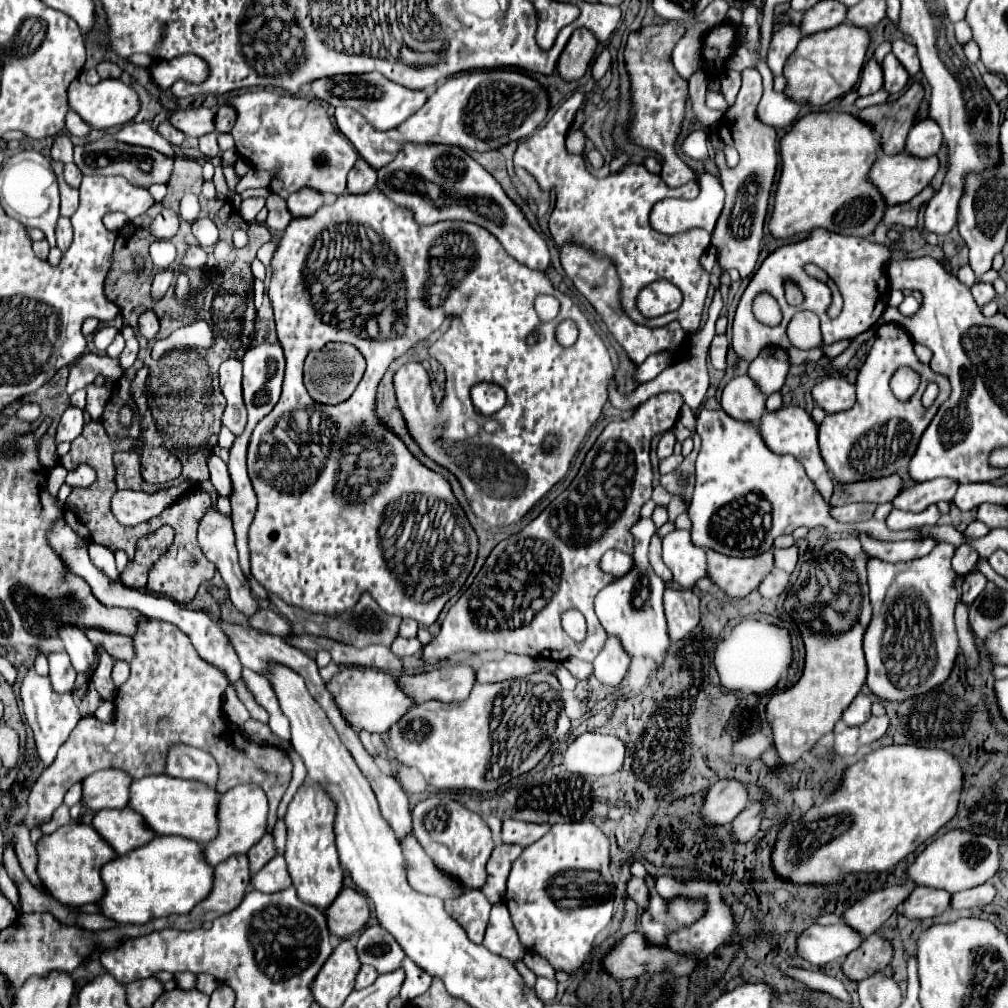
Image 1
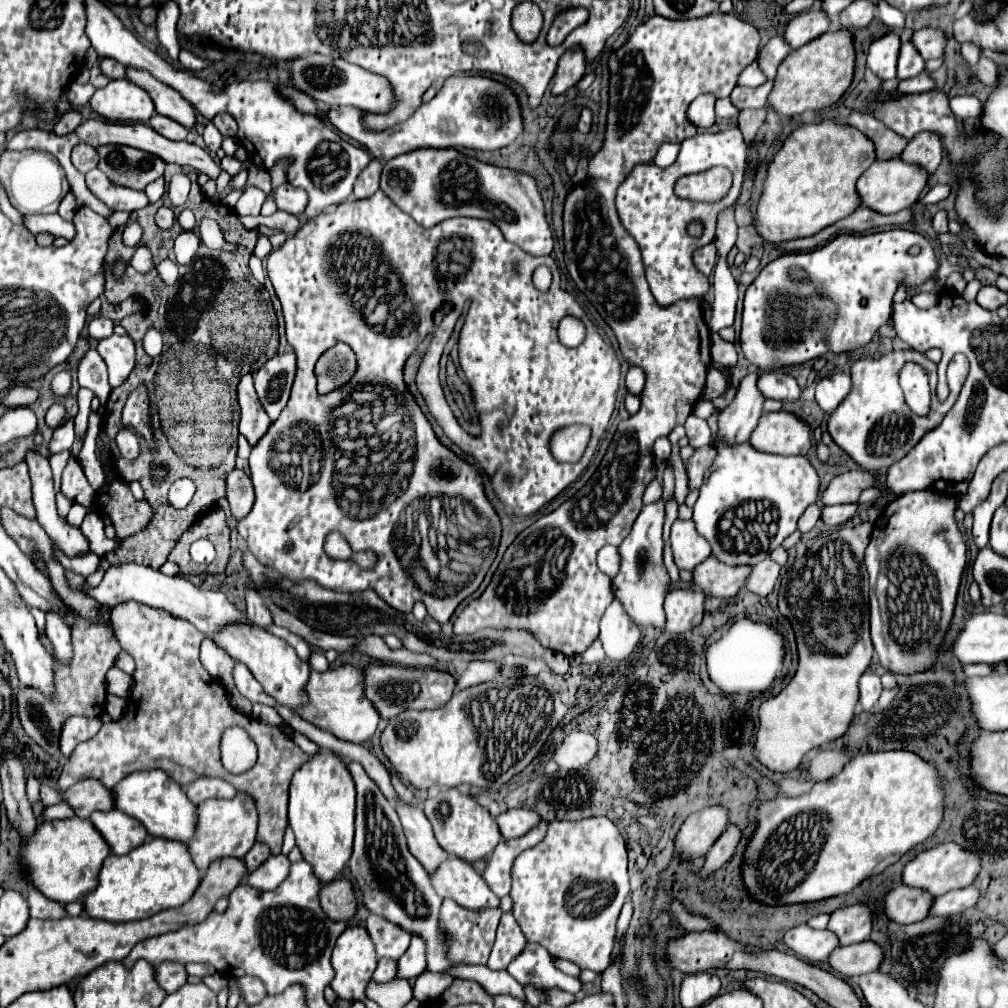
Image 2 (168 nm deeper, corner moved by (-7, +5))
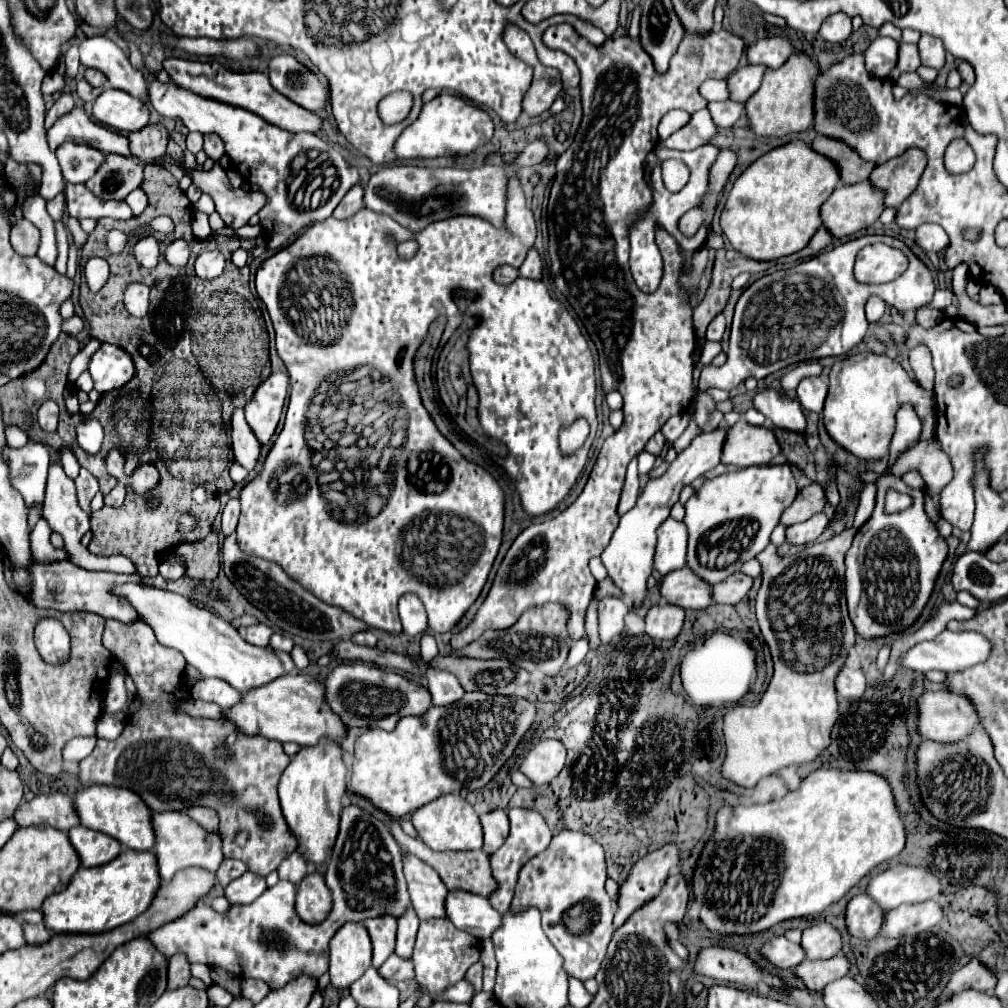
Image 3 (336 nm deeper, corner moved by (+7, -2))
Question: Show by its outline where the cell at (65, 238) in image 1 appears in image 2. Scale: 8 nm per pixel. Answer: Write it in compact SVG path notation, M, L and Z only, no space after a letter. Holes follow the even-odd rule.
M68 192L66 194L66 198L60 202L60 208L58 208L58 214L64 218L64 220L72 220L74 218L74 212L76 212L76 200L74 200L74 196L72 196L72 192Z

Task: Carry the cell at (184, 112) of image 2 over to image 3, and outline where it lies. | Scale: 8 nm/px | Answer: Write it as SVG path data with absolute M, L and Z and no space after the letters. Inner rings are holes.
M88 37L80 43L80 63L102 71L110 87L122 89L138 99L146 99L148 89L140 71L136 71L124 51L108 37Z

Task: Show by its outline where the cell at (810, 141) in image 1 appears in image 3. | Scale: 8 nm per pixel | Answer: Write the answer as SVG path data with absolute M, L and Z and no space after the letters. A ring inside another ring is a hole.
M790 141L782 147L772 149L770 153L762 155L756 159L732 185L720 225L722 233L730 241L730 245L740 251L744 257L754 259L754 261L776 261L782 257L788 257L808 245L812 235L818 231L822 225L820 221L820 205L828 199L828 195L834 191L838 185L840 175L836 171L836 165L832 165L830 159L824 159L820 153L812 151L806 143L802 141Z

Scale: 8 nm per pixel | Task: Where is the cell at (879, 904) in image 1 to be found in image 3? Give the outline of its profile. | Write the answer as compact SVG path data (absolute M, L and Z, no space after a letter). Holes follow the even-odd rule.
M816 923L804 929L800 947L806 959L830 959L842 951L842 939L830 923Z

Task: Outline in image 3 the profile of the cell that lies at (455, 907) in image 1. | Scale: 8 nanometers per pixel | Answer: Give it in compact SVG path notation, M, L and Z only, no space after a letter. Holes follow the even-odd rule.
M450 919L420 921L412 961L414 961L416 981L426 987L432 999L438 997L442 991L446 991L450 985L456 985L460 979L464 979L468 967L476 963L478 957L480 957L480 941L468 935L466 931L456 929Z

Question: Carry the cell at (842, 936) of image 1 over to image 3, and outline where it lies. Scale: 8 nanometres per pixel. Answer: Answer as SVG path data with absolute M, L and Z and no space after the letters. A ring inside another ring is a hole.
M774 937L766 941L760 949L760 955L776 969L794 969L804 961L804 951L798 943L790 943L786 937Z

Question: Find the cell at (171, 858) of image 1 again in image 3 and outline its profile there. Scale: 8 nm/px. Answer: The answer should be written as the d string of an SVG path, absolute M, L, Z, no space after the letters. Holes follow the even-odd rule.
M124 849L116 859L106 865L84 869L70 879L68 889L50 895L44 905L44 925L54 935L70 933L104 933L114 927L120 927L140 913L144 913L156 891L160 887L156 855L152 851L128 851Z

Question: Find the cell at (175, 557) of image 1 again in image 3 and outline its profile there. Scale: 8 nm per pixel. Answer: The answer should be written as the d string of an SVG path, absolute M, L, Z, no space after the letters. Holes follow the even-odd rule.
M212 531L204 541L178 545L164 560L182 557L188 563L186 575L199 582L214 581L220 571L218 533Z

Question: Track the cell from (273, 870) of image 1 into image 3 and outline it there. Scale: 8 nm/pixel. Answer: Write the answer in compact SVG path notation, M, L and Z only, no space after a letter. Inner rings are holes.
M246 871L242 877L232 881L224 889L224 897L228 899L230 905L248 905L254 899L258 899L266 889L266 881L260 875L254 875Z

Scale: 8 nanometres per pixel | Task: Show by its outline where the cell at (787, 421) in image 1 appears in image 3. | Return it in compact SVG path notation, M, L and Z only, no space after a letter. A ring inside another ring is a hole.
M740 419L726 431L722 447L722 463L738 467L764 465L778 453L780 445L770 429L754 427L744 419Z

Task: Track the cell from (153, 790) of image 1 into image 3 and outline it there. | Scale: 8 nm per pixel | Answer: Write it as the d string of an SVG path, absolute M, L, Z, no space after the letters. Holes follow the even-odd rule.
M90 785L82 791L78 791L72 797L76 815L80 819L80 825L100 831L104 835L110 835L120 845L134 849L134 851L150 851L154 847L154 831L152 831L152 815L144 801L128 789L122 787L108 787L108 785Z

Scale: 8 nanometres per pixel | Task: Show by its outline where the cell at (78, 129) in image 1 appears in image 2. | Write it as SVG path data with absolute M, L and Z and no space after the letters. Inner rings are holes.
M70 84L66 90L66 96L68 96L68 102L72 104L72 108L80 110L90 100L94 90L96 88L92 84L84 84L84 86L82 84Z

